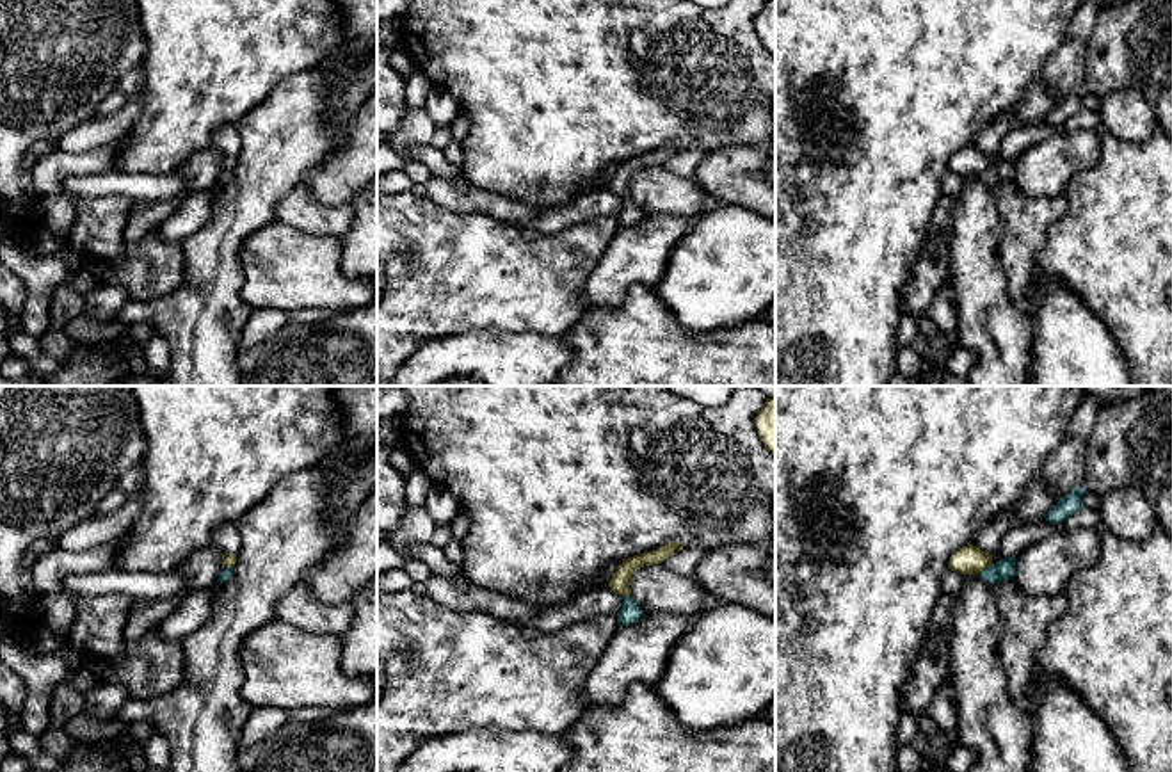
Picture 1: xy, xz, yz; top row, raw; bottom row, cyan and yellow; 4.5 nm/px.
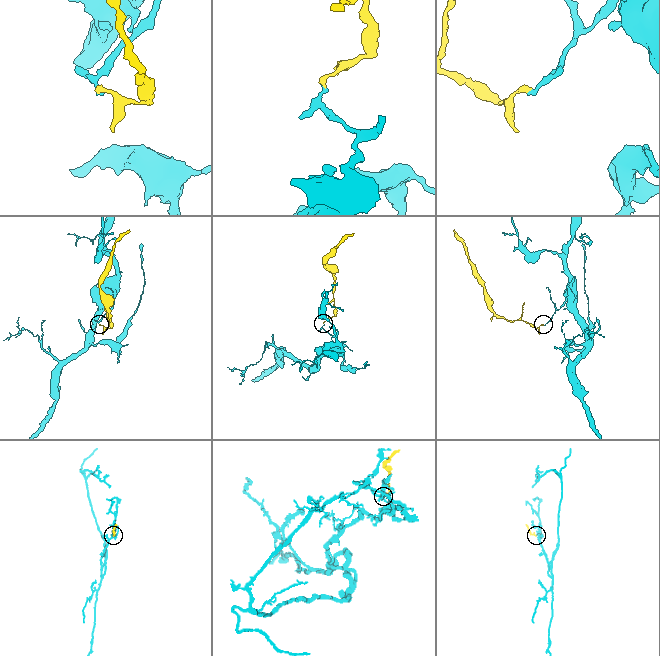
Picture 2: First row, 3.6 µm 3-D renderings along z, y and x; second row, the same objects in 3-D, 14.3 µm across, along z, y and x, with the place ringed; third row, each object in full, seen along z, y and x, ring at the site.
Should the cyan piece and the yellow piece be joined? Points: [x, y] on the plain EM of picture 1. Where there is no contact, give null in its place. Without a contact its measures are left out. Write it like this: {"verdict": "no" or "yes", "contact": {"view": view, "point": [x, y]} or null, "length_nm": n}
{"verdict": "no", "contact": {"view": "yz", "point": [984, 171]}, "length_nm": 90}

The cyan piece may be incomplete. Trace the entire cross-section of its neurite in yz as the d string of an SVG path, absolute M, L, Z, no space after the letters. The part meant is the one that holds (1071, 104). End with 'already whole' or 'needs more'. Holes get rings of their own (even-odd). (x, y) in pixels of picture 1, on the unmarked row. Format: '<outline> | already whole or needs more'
M1074 89L1071 94L1056 103L1056 107L1046 116L1044 121L1055 126L1064 125L1069 117L1083 109L1081 98L1085 92L1085 89Z | already whole

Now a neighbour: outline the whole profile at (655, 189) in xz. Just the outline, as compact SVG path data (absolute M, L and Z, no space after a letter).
M660 165L637 171L630 190L644 215L701 217L706 206L715 205L694 178L679 176Z

